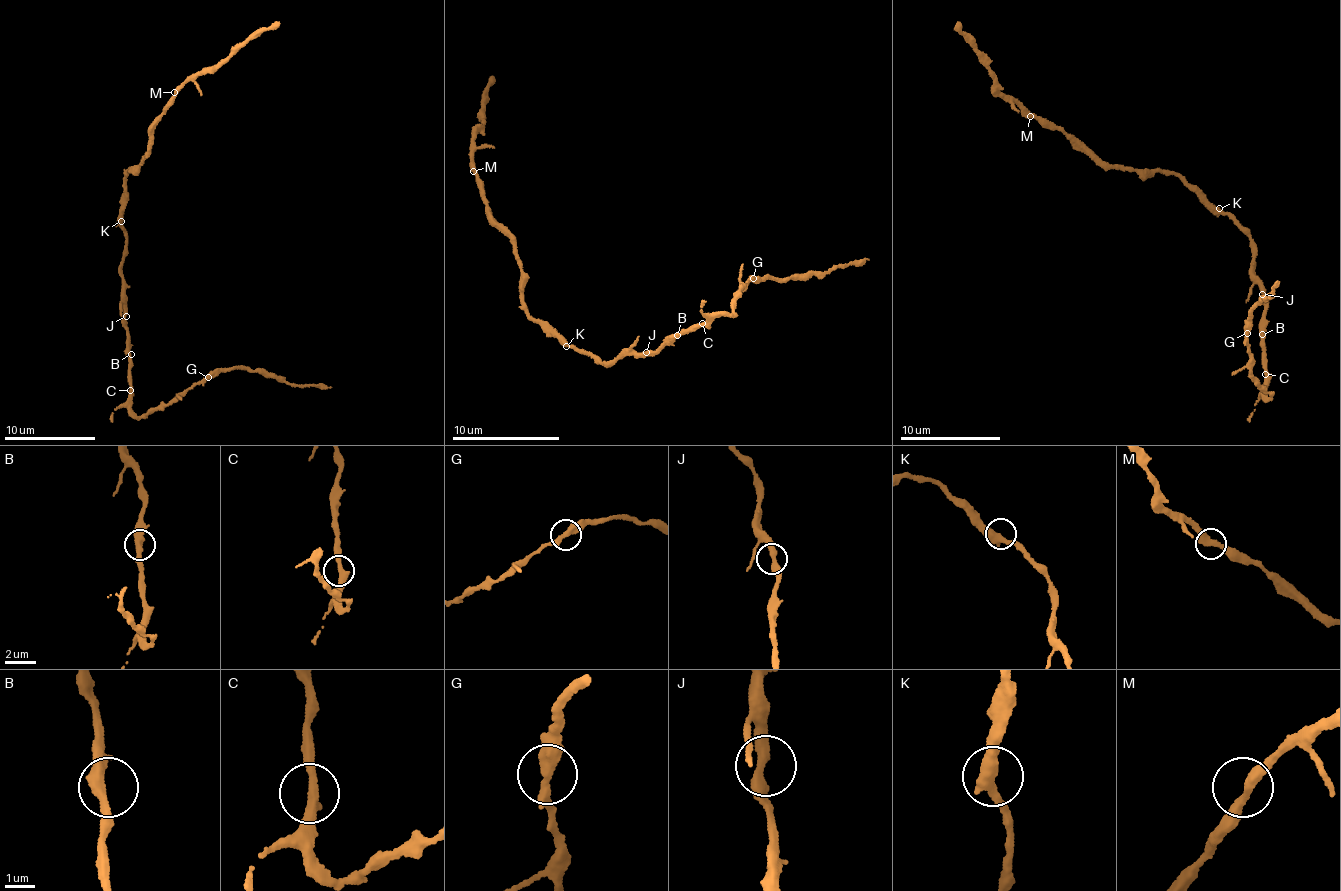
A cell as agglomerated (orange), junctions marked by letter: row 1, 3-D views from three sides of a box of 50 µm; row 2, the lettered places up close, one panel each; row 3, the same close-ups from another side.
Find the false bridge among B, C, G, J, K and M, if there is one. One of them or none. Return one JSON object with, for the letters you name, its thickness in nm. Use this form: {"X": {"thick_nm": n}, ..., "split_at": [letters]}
{"split_at": []}

